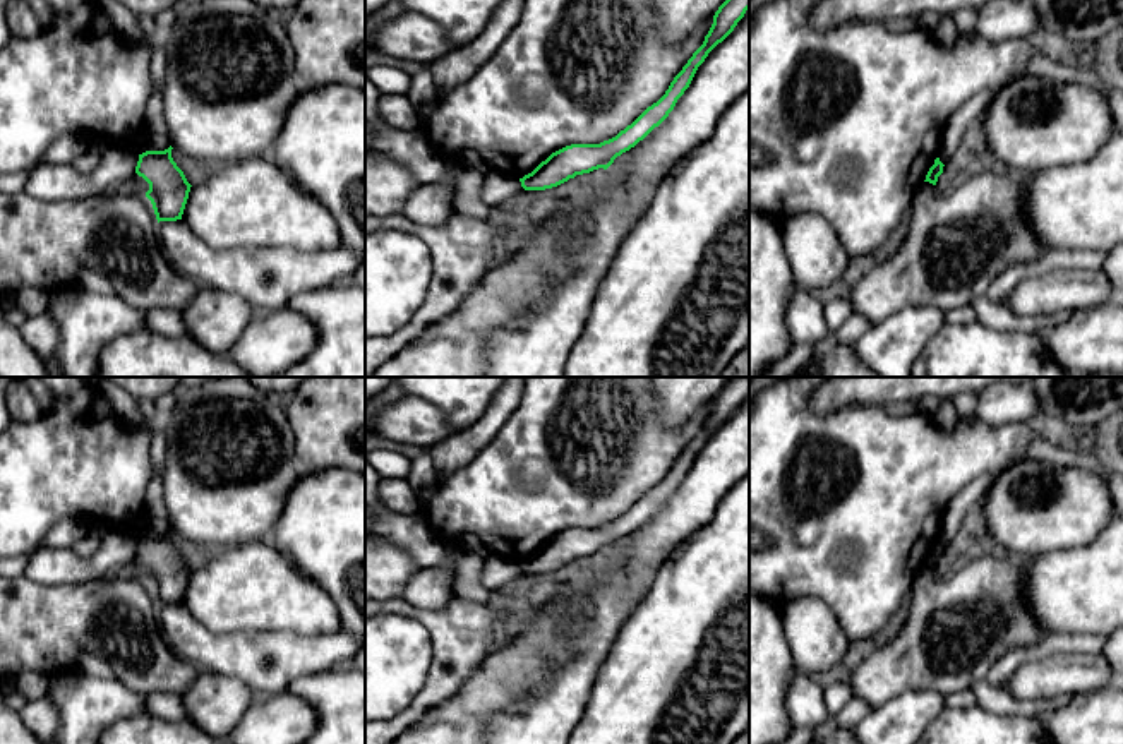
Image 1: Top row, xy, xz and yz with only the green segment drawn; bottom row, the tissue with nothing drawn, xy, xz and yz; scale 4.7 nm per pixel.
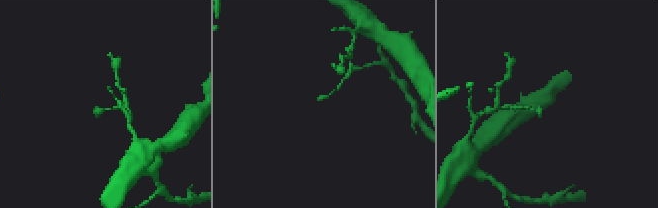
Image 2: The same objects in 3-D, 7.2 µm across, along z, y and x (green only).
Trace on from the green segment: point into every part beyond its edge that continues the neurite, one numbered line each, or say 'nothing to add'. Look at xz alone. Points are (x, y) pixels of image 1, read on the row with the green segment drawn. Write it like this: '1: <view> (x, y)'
nothing to add

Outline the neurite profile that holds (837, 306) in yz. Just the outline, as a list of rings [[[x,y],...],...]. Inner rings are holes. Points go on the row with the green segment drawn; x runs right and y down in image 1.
[[[842,291],[825,295],[823,310],[832,333],[835,333],[854,314],[850,297]]]

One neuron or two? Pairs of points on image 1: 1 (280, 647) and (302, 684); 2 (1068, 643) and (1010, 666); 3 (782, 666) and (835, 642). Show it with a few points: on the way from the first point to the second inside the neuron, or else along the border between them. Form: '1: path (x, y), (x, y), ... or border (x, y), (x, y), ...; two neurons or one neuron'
1: border (338, 667), (302, 674), (287, 690); two neurons
2: path (1055, 645), (1024, 654); one neuron
3: border (784, 621), (784, 638), (798, 667); two neurons

